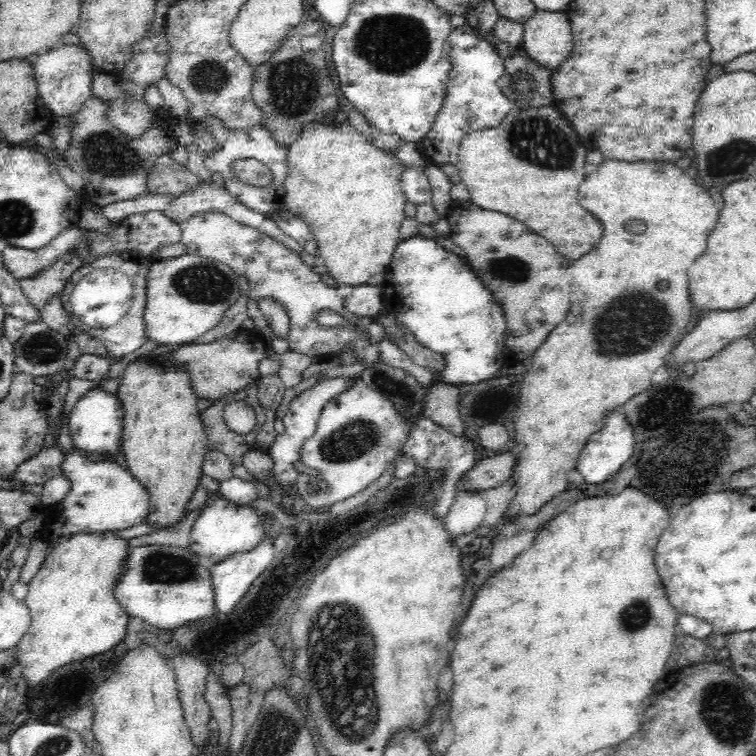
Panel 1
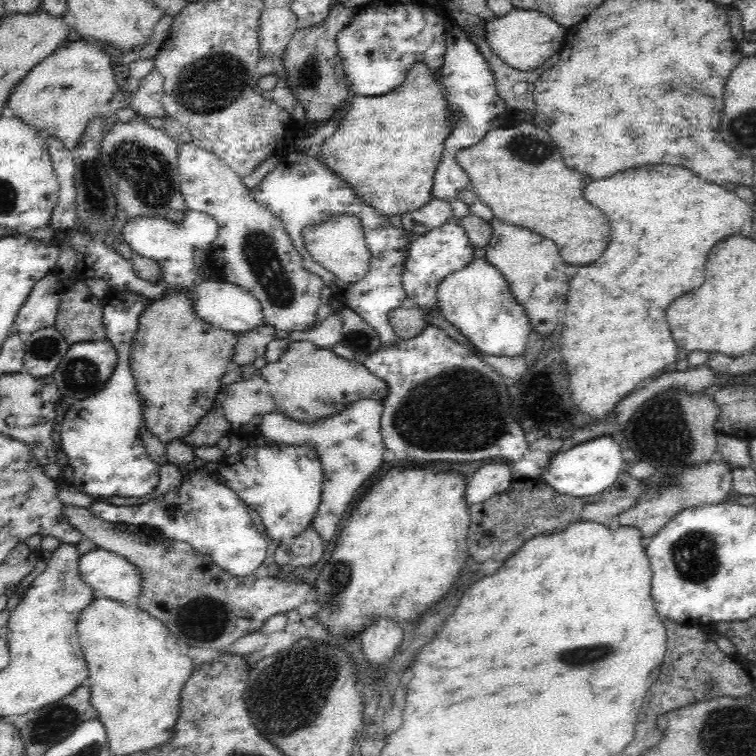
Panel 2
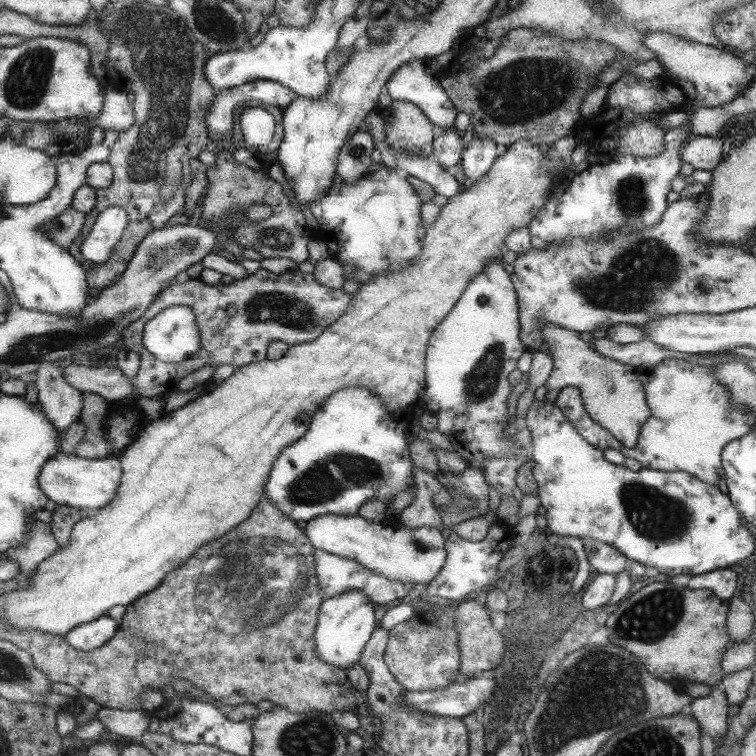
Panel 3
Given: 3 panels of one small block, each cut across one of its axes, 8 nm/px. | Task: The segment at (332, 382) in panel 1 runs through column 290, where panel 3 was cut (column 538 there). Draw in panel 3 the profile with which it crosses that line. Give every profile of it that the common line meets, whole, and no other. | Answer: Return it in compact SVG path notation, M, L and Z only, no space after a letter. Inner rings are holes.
M544 399L543 401L533 400L529 405L524 417L524 424L531 437L531 450L529 457L535 463L533 470L533 478L537 483L537 497L540 506L545 508L544 518L546 519L546 527L556 536L577 536L579 539L589 537L607 546L618 550L625 558L634 560L643 564L643 566L651 566L656 568L661 574L688 574L695 576L703 573L711 573L712 570L728 568L731 564L740 563L747 559L747 556L753 552L753 540L747 529L741 526L739 522L739 514L735 516L735 509L728 496L719 494L717 485L712 483L701 482L699 478L685 473L684 471L665 472L652 470L650 468L641 468L637 472L631 472L623 465L615 465L609 463L603 458L602 451L590 444L583 435L576 430L576 427L570 422L564 411L553 404L551 401Z

